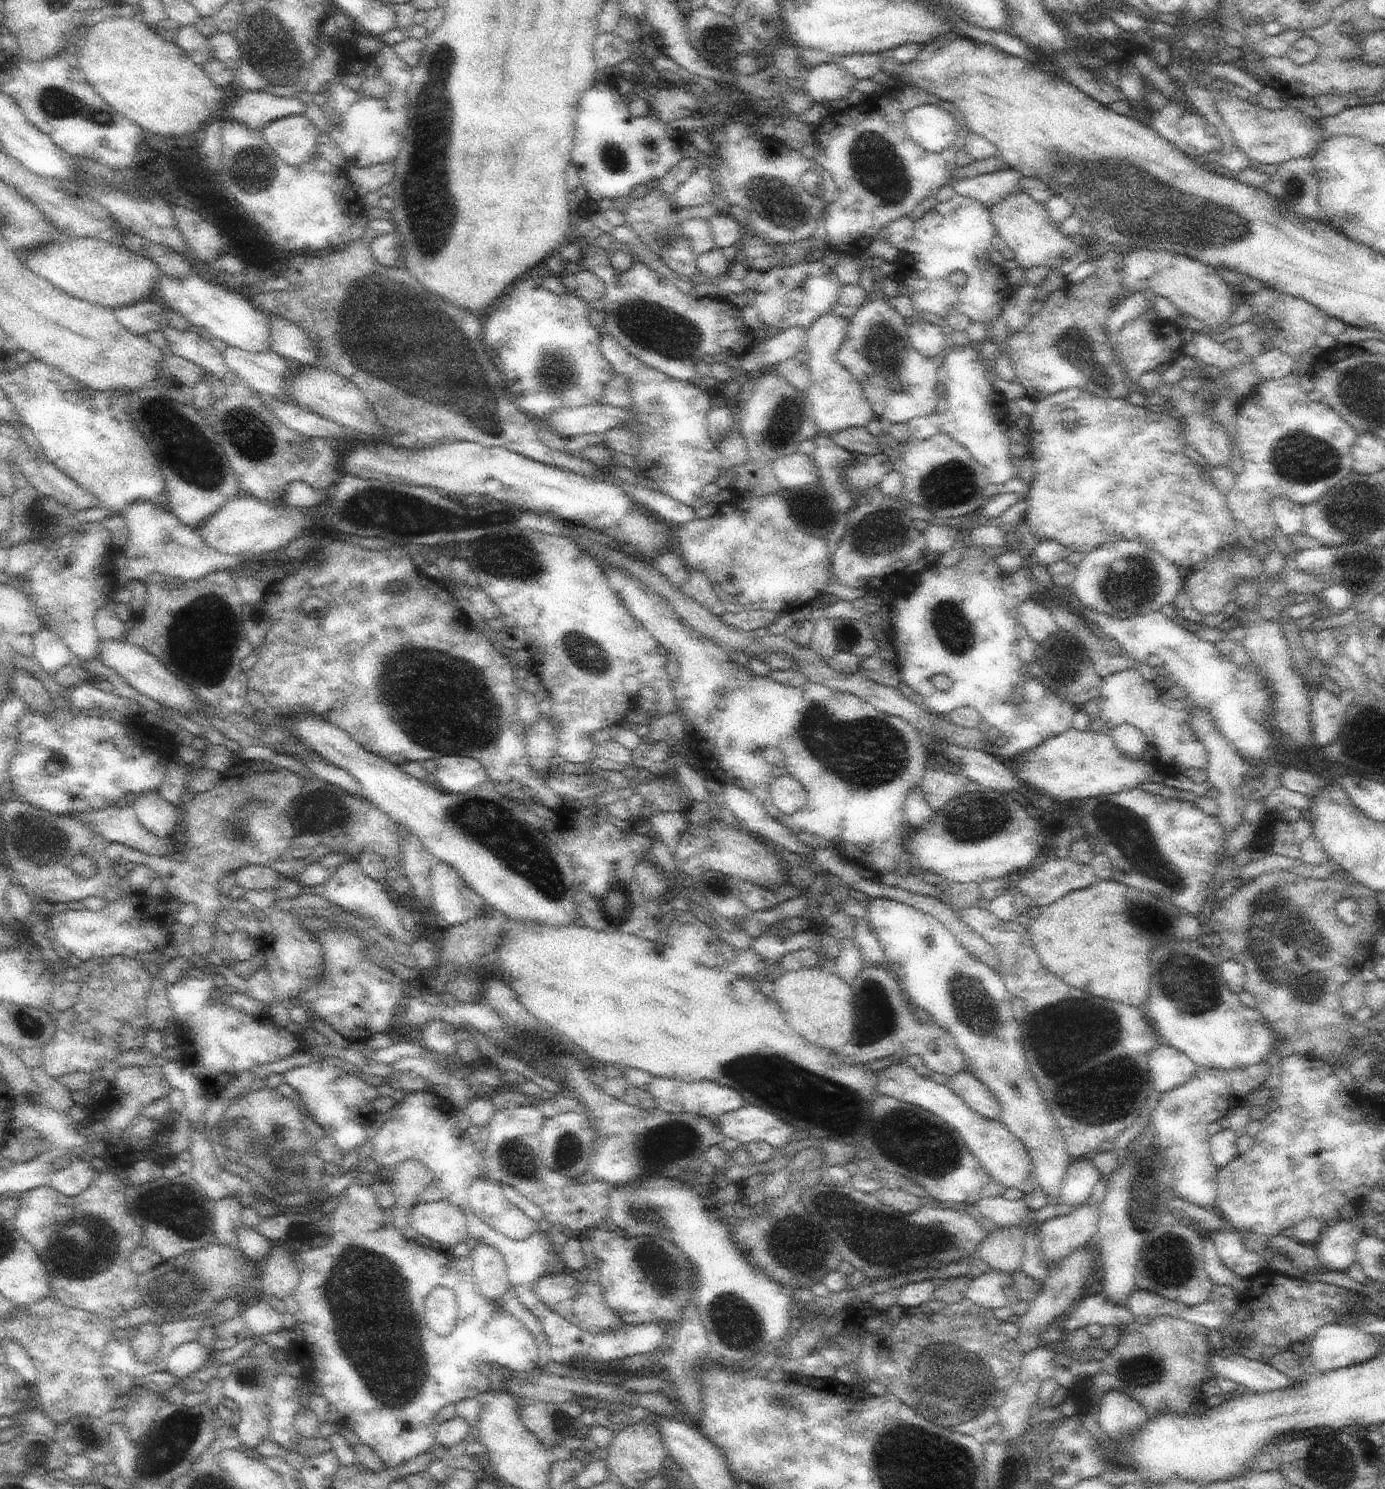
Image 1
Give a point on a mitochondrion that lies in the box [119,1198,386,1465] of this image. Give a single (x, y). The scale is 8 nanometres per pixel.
(179, 1286)

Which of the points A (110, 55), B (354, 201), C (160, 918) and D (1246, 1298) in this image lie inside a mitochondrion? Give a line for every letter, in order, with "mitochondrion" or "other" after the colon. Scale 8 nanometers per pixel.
A: other
B: other
C: other
D: other

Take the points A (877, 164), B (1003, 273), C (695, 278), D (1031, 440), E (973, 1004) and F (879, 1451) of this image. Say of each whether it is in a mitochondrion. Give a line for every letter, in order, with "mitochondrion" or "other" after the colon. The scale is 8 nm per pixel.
A: mitochondrion
B: other
C: other
D: other
E: mitochondrion
F: mitochondrion

